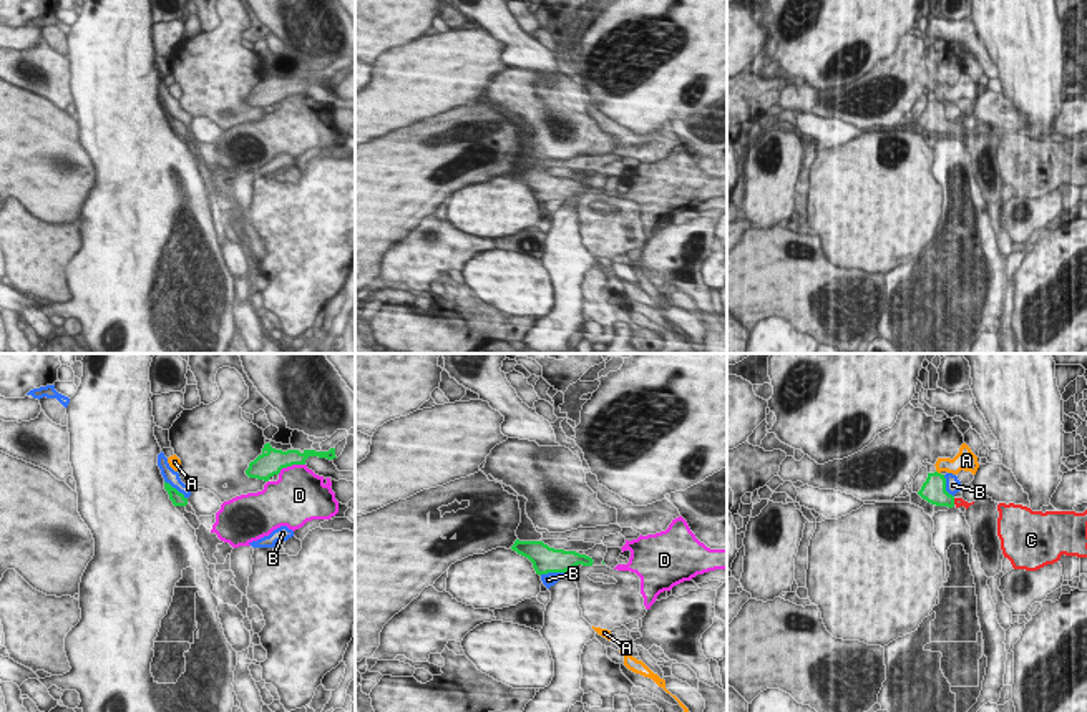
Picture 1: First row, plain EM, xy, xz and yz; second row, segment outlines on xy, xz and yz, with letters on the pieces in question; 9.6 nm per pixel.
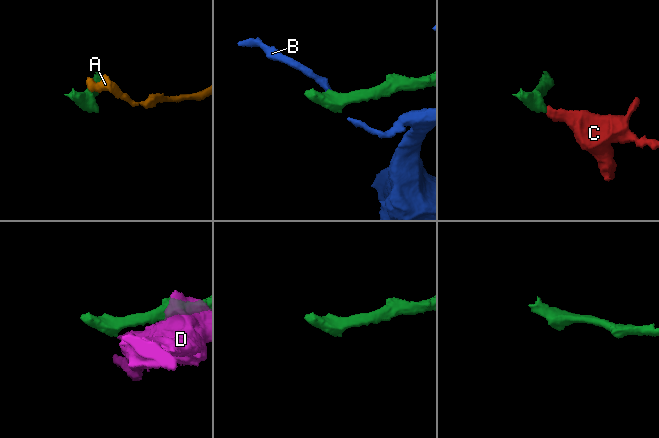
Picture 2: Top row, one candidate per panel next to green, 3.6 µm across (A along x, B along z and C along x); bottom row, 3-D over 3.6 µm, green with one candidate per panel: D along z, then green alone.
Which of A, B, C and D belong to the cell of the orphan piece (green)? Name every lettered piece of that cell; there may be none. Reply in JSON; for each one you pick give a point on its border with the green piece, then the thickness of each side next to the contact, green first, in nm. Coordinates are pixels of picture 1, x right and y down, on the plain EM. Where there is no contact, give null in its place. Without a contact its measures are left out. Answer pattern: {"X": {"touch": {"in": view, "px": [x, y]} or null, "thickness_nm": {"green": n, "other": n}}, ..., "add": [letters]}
{"C": {"touch": {"in": "yz", "px": [953, 130]}, "thickness_nm": {"green": 240, "other": 90}}, "add": ["C"]}

